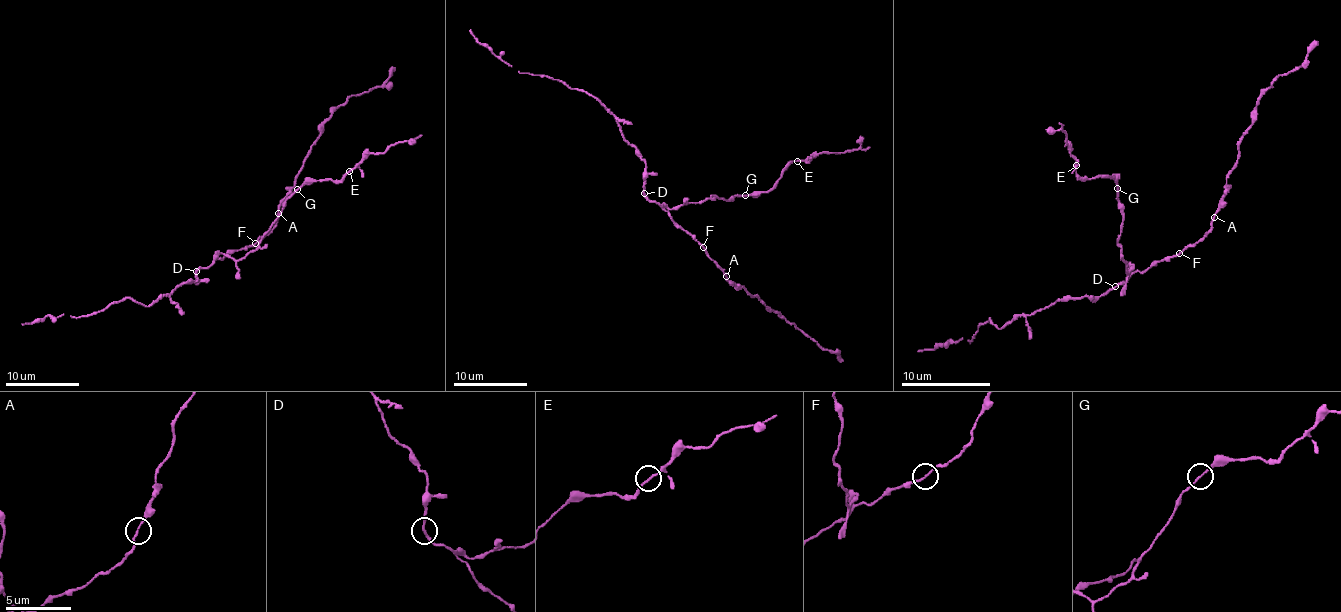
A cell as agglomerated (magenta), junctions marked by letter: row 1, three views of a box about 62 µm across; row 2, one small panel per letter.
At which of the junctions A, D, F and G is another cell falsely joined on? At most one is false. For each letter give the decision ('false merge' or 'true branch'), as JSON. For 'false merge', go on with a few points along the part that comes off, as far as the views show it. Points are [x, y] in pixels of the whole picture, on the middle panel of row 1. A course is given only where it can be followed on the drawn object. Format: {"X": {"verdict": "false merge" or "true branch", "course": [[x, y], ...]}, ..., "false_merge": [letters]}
{"A": {"verdict": "true branch"}, "D": {"verdict": "true branch"}, "F": {"verdict": "true branch"}, "G": {"verdict": "true branch"}, "false_merge": []}

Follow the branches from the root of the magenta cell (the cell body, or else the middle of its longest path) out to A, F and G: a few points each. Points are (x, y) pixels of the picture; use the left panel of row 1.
A: (223, 258), (264, 237), (277, 222), (278, 213)
F: (223, 258), (254, 243)
G: (223, 258), (219, 259), (215, 256), (227, 254), (240, 259), (253, 252), (282, 209), (282, 204), (297, 189)

